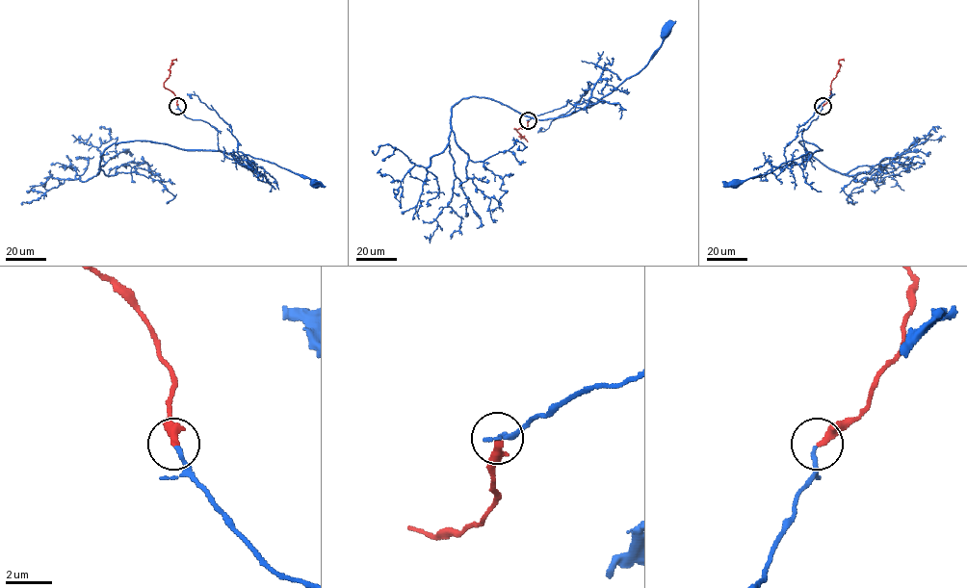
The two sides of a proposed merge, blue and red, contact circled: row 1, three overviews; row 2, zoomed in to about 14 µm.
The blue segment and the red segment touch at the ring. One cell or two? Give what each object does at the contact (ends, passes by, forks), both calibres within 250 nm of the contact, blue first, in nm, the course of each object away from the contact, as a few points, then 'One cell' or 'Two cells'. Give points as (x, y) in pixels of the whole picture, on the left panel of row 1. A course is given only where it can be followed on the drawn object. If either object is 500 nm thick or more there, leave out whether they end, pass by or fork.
At the ring blue ends. At the ring red ends. Thickness 180 nm (blue) against 340 nm. Course of blue: (177, 106), (187, 117), (216, 129), (218, 148), (229, 158), (241, 151), (315, 183). Course of red: (177, 106), (175, 95), (164, 87), (171, 61), (176, 61). One cell

